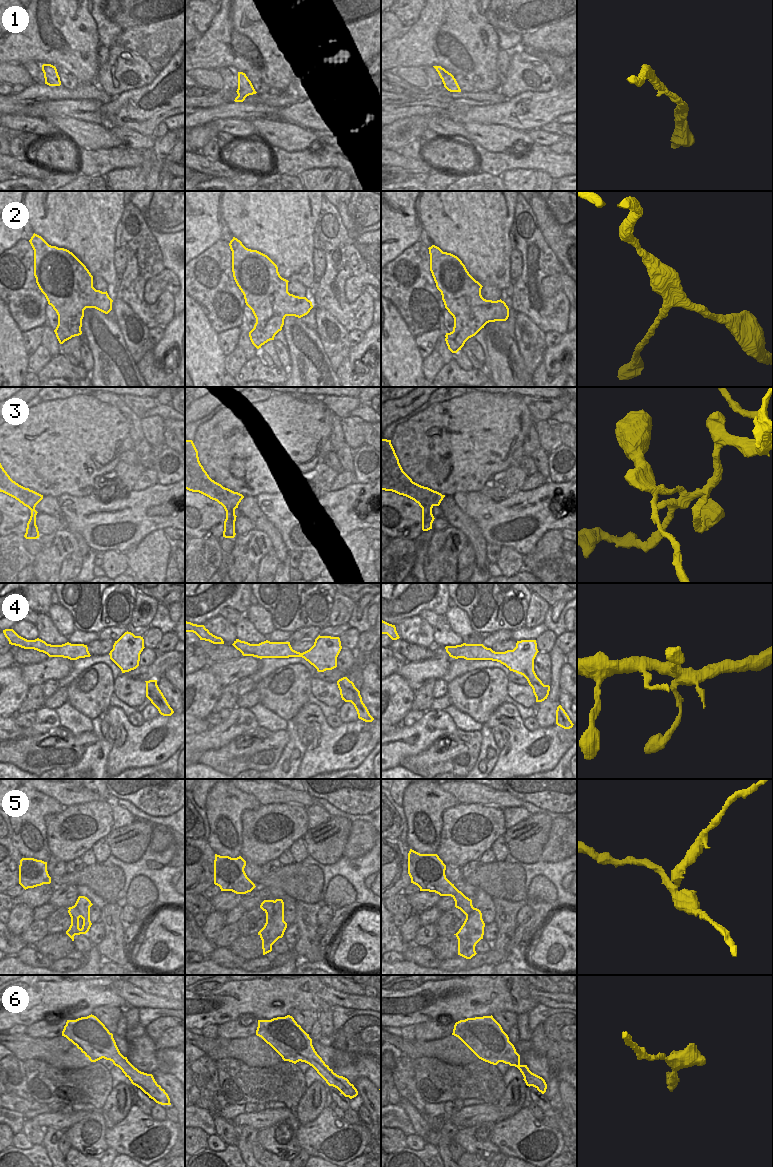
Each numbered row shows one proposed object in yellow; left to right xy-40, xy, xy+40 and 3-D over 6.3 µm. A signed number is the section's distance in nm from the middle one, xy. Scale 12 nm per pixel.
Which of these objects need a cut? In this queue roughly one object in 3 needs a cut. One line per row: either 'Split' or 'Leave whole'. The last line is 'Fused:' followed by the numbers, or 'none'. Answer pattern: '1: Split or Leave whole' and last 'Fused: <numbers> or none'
1: Leave whole
2: Leave whole
3: Split
4: Leave whole
5: Split
6: Leave whole
Fused: 3, 5.

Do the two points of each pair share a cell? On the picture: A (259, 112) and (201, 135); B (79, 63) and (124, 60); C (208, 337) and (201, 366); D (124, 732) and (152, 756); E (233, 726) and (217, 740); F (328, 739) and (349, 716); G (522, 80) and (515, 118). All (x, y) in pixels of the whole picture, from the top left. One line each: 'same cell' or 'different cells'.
A: different cells
B: different cells
C: same cell
D: same cell
E: same cell
F: different cells
G: different cells

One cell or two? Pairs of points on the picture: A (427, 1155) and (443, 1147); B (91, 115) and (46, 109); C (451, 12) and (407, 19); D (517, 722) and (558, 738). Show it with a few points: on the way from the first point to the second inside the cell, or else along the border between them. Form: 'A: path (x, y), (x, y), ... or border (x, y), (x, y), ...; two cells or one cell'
A: border (436, 1146), (440, 1156); two cells
B: path (80, 109), (57, 109); one cell
C: border (421, 10), (419, 18), (405, 32); two cells
D: path (525, 733), (527, 735), (545, 734), (547, 736); one cell

